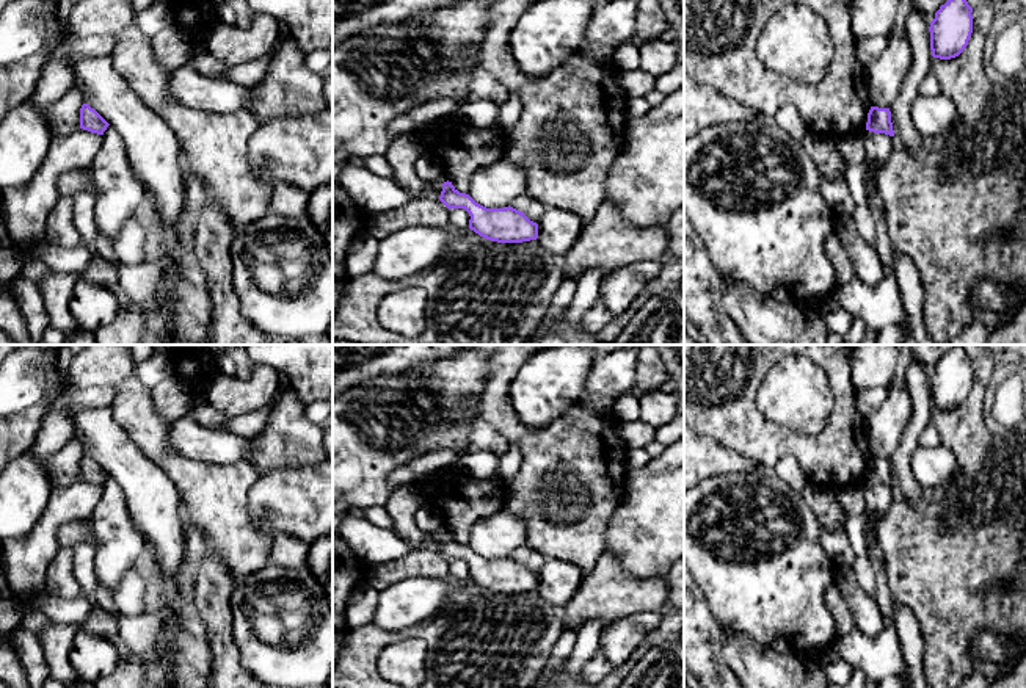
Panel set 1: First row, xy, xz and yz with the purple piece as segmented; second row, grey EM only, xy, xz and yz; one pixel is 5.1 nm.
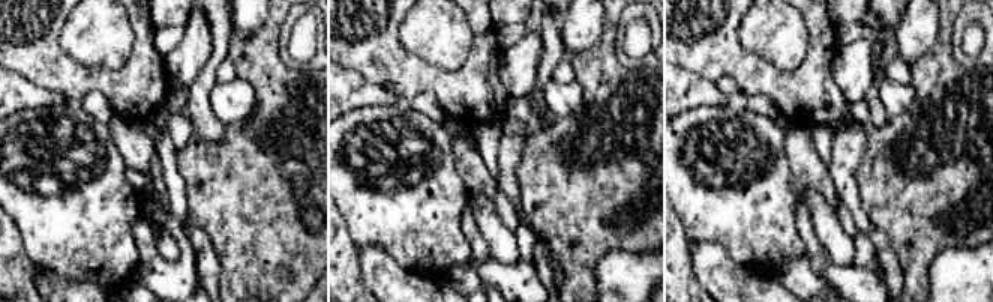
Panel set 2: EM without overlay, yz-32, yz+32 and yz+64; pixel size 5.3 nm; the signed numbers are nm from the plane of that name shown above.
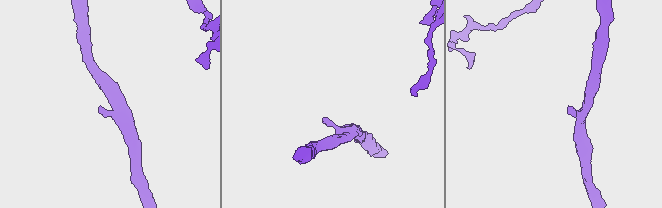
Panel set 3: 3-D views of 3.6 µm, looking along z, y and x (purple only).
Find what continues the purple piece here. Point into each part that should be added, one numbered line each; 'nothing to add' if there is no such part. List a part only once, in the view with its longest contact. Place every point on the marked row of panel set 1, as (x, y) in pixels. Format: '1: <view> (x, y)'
nothing to add

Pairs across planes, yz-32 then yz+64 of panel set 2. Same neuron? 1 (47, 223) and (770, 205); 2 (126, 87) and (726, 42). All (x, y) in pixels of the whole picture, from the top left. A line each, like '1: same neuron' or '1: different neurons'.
1: same neuron
2: same neuron

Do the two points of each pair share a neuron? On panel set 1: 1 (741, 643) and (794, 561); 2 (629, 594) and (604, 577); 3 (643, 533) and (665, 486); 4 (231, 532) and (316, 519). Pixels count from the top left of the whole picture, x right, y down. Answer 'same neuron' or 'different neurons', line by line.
1: different neurons
2: same neuron
3: same neuron
4: different neurons

